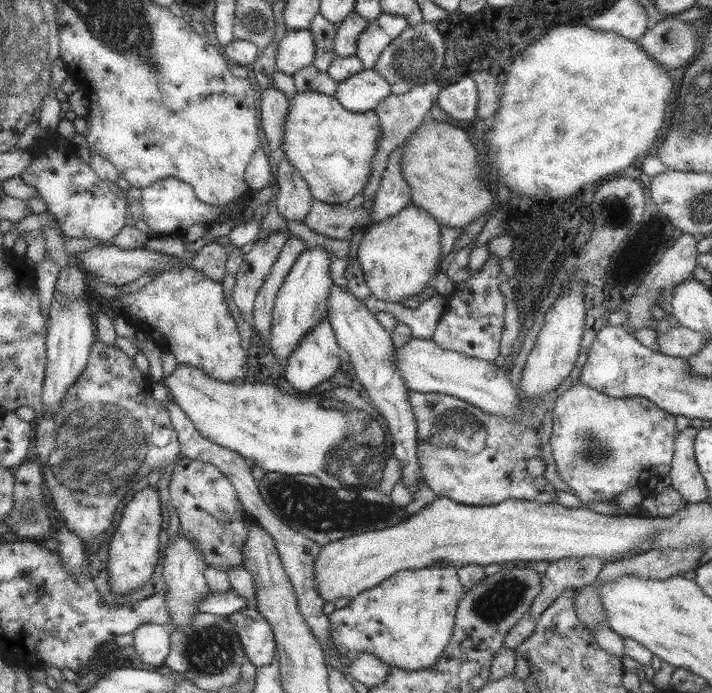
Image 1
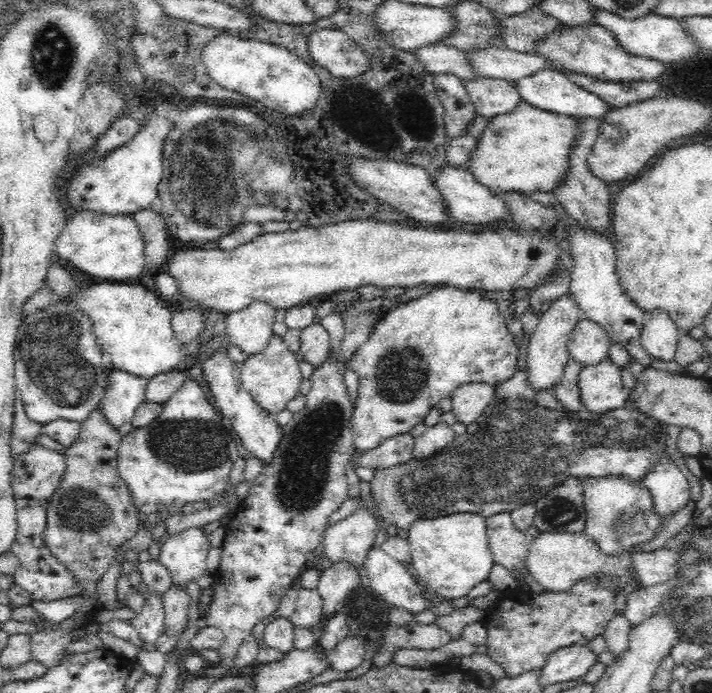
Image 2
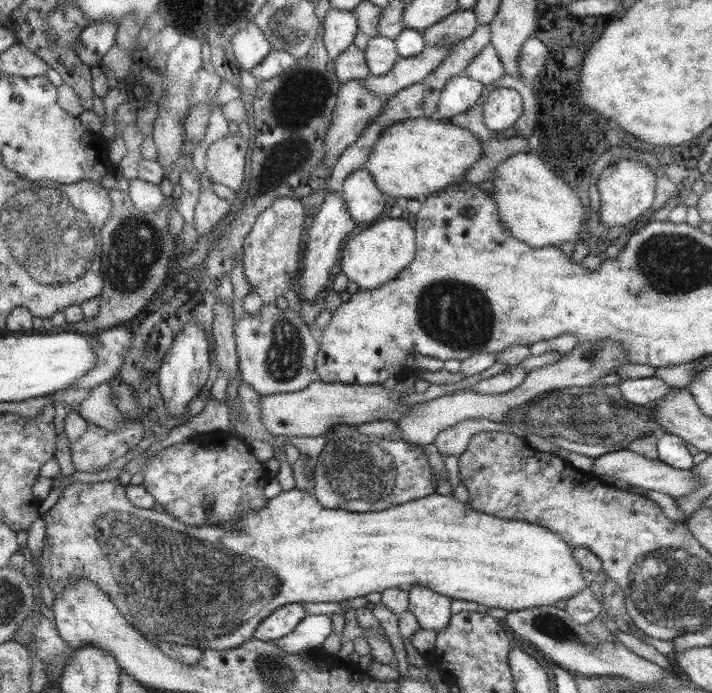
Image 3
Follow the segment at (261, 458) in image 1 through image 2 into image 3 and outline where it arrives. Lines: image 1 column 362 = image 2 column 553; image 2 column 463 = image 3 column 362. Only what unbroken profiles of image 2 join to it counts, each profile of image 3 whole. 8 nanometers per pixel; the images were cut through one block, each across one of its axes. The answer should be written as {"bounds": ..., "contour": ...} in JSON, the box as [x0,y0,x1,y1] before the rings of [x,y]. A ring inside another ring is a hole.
{"bounds":[310,425,435,512],"contour":[[[337,425],[323,434],[324,446],[317,454],[313,474],[314,488],[310,491],[323,508],[347,512],[377,512],[405,504],[435,493],[435,474],[427,463],[423,447],[399,439],[359,434],[355,426]]]}

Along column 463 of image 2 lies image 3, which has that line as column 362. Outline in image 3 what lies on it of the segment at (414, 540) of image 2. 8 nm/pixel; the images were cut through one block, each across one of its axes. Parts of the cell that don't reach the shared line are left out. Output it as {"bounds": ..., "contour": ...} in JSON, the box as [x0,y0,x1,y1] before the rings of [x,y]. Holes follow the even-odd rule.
{"bounds":[39,480,589,651],"contour":[[[117,480],[109,482],[95,482],[95,484],[83,484],[73,482],[66,485],[59,495],[57,501],[42,516],[45,521],[44,545],[41,549],[39,564],[43,578],[47,581],[53,594],[61,592],[63,586],[79,578],[89,580],[96,584],[99,589],[110,597],[110,600],[118,607],[123,618],[143,634],[147,640],[154,642],[173,642],[198,648],[226,651],[238,647],[252,638],[254,631],[262,623],[266,616],[274,612],[276,608],[285,604],[305,602],[328,602],[338,603],[341,600],[351,600],[357,596],[365,596],[369,592],[383,592],[386,588],[399,588],[407,592],[411,586],[421,584],[423,588],[429,588],[433,592],[440,593],[447,598],[465,600],[465,602],[476,602],[489,608],[502,608],[507,611],[518,611],[531,607],[553,605],[558,600],[567,600],[579,591],[586,590],[589,585],[581,576],[581,566],[576,564],[573,558],[573,546],[567,544],[557,533],[542,525],[529,524],[525,520],[503,520],[499,517],[477,512],[467,504],[453,498],[451,495],[431,494],[423,498],[409,501],[399,506],[385,508],[377,512],[354,513],[341,509],[323,508],[318,499],[311,493],[305,493],[293,488],[289,491],[281,491],[279,495],[271,498],[267,506],[261,509],[251,509],[239,513],[239,519],[235,519],[233,525],[223,523],[223,526],[203,525],[192,527],[183,521],[175,519],[163,511],[159,513],[153,509],[137,508],[125,497],[124,487]]]}

